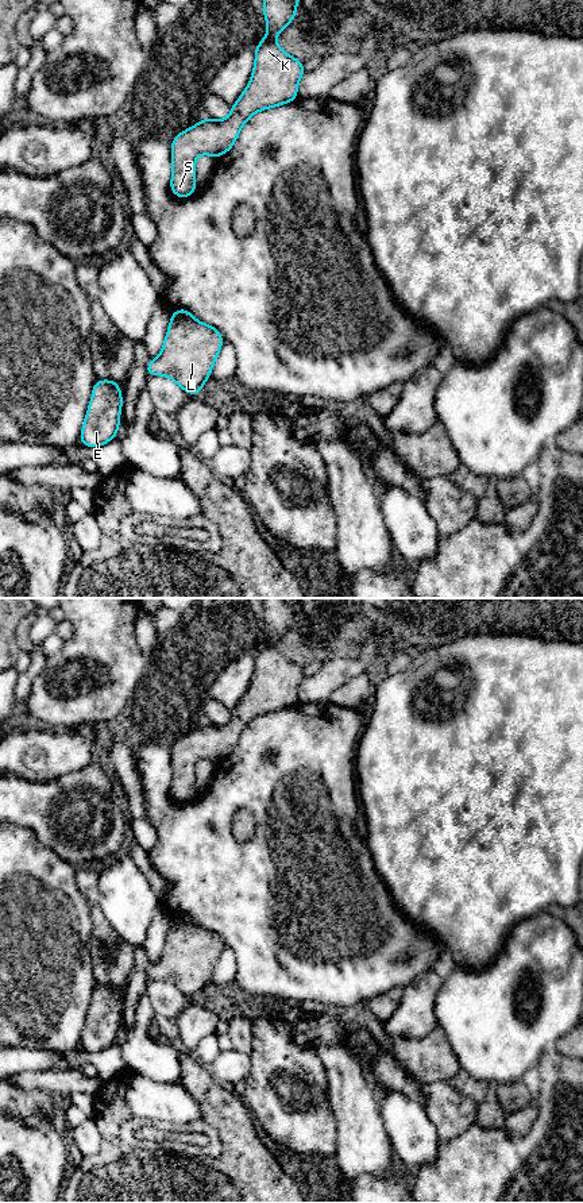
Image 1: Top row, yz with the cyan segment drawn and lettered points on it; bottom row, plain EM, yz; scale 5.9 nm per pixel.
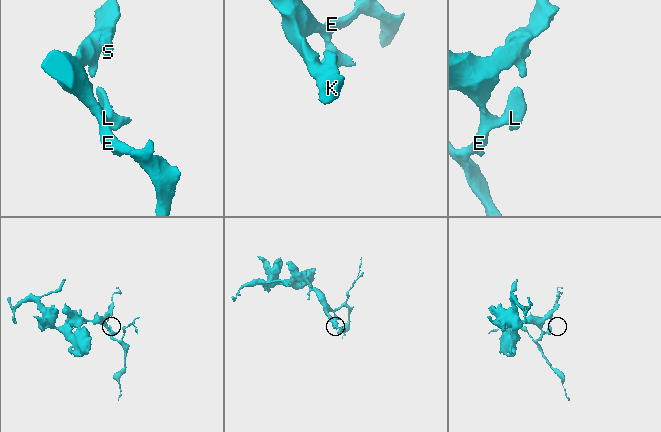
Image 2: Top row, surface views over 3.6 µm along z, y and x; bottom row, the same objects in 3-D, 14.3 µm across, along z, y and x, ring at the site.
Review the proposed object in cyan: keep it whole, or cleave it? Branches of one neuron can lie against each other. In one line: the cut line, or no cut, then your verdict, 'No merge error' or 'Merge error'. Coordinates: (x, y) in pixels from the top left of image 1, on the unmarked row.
No split. No merge error

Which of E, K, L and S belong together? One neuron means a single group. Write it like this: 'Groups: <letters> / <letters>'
Groups: E K L S

